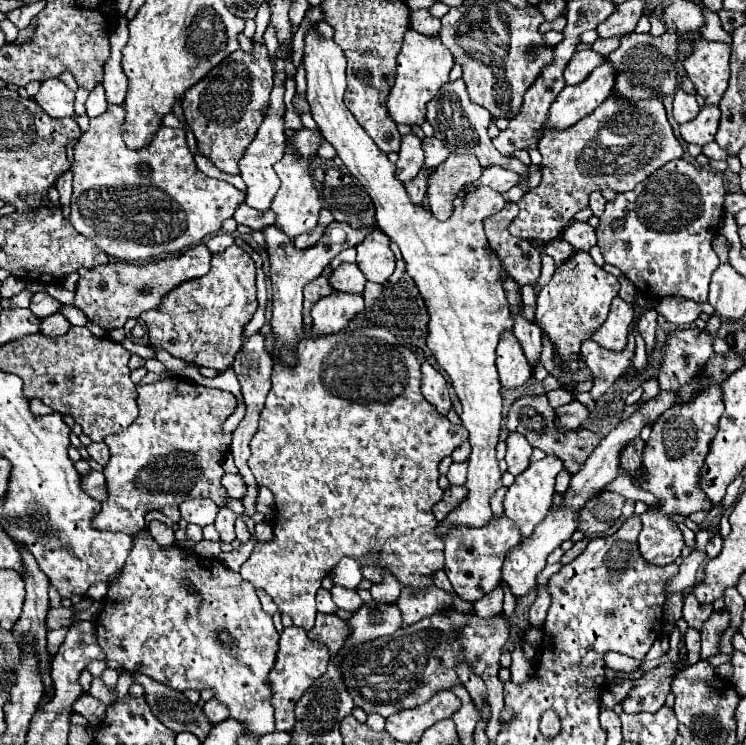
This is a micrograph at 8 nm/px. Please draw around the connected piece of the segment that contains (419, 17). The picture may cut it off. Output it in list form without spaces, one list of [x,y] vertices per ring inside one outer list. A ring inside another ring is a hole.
[[[430,8],[410,10],[410,22],[412,22],[412,28],[420,34],[436,36],[440,32],[440,18],[434,18],[430,14]]]

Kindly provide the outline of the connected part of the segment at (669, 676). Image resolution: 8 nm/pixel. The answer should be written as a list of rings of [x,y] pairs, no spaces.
[[[662,662],[660,666],[656,666],[654,670],[648,670],[642,674],[642,678],[638,678],[632,686],[632,690],[628,692],[626,700],[622,702],[622,708],[626,714],[640,714],[640,712],[658,712],[664,702],[666,696],[670,692],[670,684],[674,680],[674,676],[678,674],[678,664],[676,662]]]

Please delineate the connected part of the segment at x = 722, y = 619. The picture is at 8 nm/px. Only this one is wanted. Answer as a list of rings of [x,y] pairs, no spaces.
[[[728,610],[712,612],[712,616],[706,620],[704,628],[700,630],[702,634],[702,650],[700,650],[700,660],[708,660],[710,656],[720,652],[720,638],[730,626],[730,614]]]

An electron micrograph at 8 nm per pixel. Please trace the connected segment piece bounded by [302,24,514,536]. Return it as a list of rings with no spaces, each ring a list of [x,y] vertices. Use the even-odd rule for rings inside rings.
[[[316,24],[306,32],[304,42],[302,62],[308,82],[306,100],[310,104],[310,114],[322,130],[322,136],[336,148],[338,158],[344,162],[348,172],[372,198],[376,208],[376,226],[398,244],[406,262],[406,272],[414,280],[428,308],[430,322],[426,346],[432,350],[438,366],[448,374],[462,404],[460,420],[470,432],[472,454],[468,458],[468,496],[438,526],[438,534],[444,536],[452,526],[482,528],[492,518],[490,498],[502,486],[502,472],[498,470],[496,460],[496,444],[502,428],[502,386],[496,372],[496,346],[500,336],[514,328],[514,314],[502,288],[506,268],[500,262],[498,252],[490,248],[482,222],[500,212],[506,200],[500,192],[478,186],[464,196],[462,206],[458,206],[452,218],[444,222],[436,220],[424,206],[416,206],[406,194],[404,184],[398,182],[396,166],[378,150],[342,100],[346,92],[344,50],[334,40],[320,38]]]

